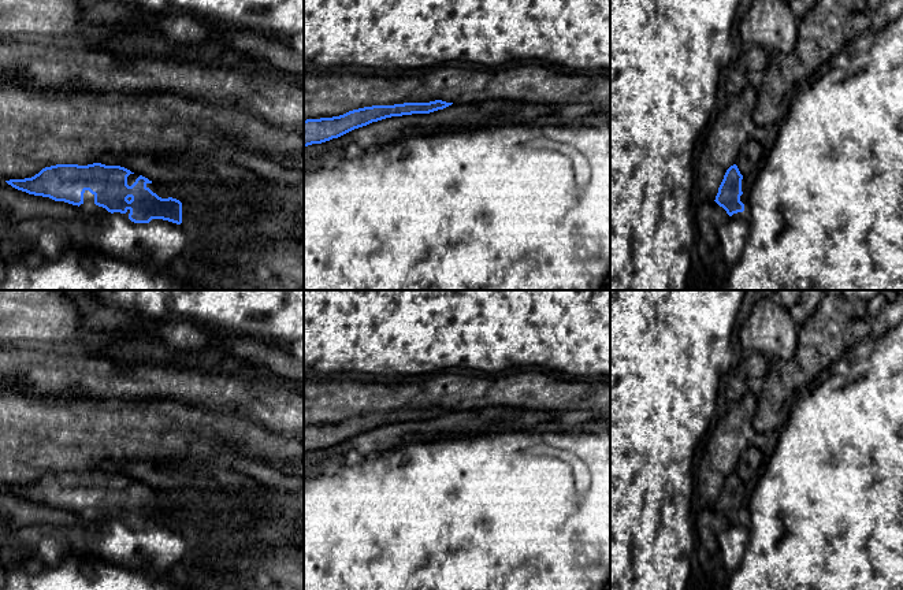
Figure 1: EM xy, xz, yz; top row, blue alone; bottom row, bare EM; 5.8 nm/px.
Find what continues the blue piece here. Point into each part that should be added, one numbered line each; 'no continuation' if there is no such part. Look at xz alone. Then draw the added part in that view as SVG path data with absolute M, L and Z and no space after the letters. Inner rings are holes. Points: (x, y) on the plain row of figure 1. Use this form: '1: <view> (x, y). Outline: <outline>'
no continuation

